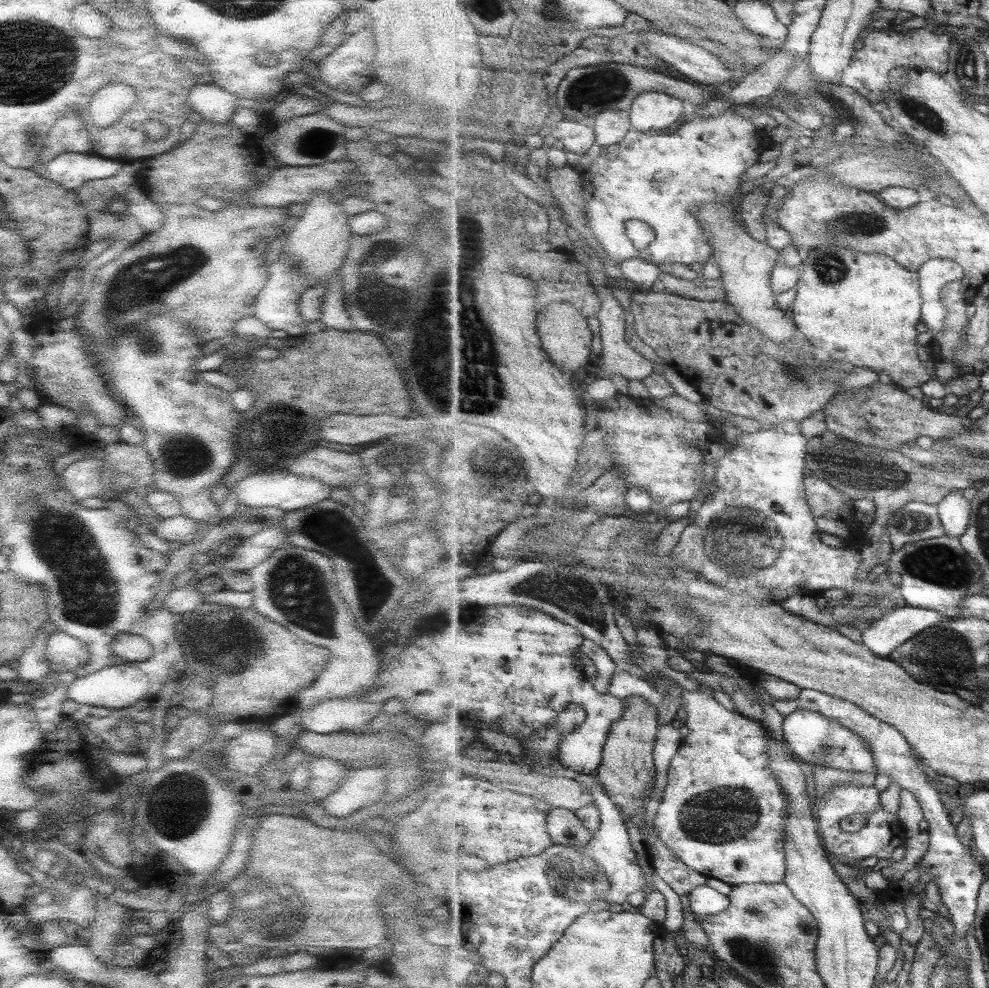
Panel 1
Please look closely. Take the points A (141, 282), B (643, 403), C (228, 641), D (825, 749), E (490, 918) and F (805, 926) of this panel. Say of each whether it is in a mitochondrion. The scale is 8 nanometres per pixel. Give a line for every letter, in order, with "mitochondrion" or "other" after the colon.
A: mitochondrion
B: other
C: mitochondrion
D: mitochondrion
E: other
F: mitochondrion

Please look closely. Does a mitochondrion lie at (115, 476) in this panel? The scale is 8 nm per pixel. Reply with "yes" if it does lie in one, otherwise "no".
yes

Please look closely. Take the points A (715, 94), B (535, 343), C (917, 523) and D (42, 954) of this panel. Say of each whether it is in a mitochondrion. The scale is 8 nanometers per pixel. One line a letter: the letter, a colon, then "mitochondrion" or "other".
A: other
B: other
C: mitochondrion
D: other

